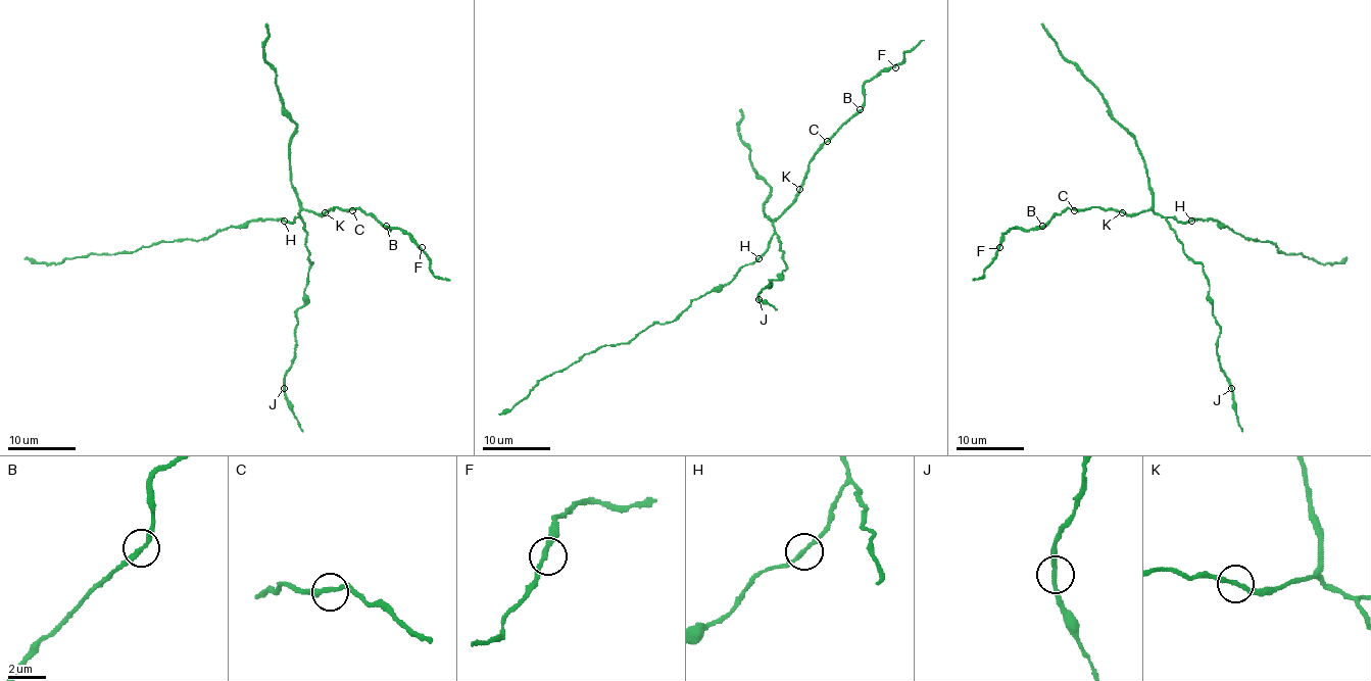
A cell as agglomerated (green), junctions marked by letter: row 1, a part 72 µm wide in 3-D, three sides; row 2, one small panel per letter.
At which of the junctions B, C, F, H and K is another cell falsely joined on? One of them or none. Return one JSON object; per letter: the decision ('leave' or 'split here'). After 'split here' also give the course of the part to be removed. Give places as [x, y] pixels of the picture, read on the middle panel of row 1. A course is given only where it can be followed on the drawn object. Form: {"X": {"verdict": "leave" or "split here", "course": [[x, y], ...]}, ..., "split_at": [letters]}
{"B": {"verdict": "leave"}, "C": {"verdict": "leave"}, "F": {"verdict": "leave"}, "H": {"verdict": "leave"}, "K": {"verdict": "leave"}, "split_at": []}

